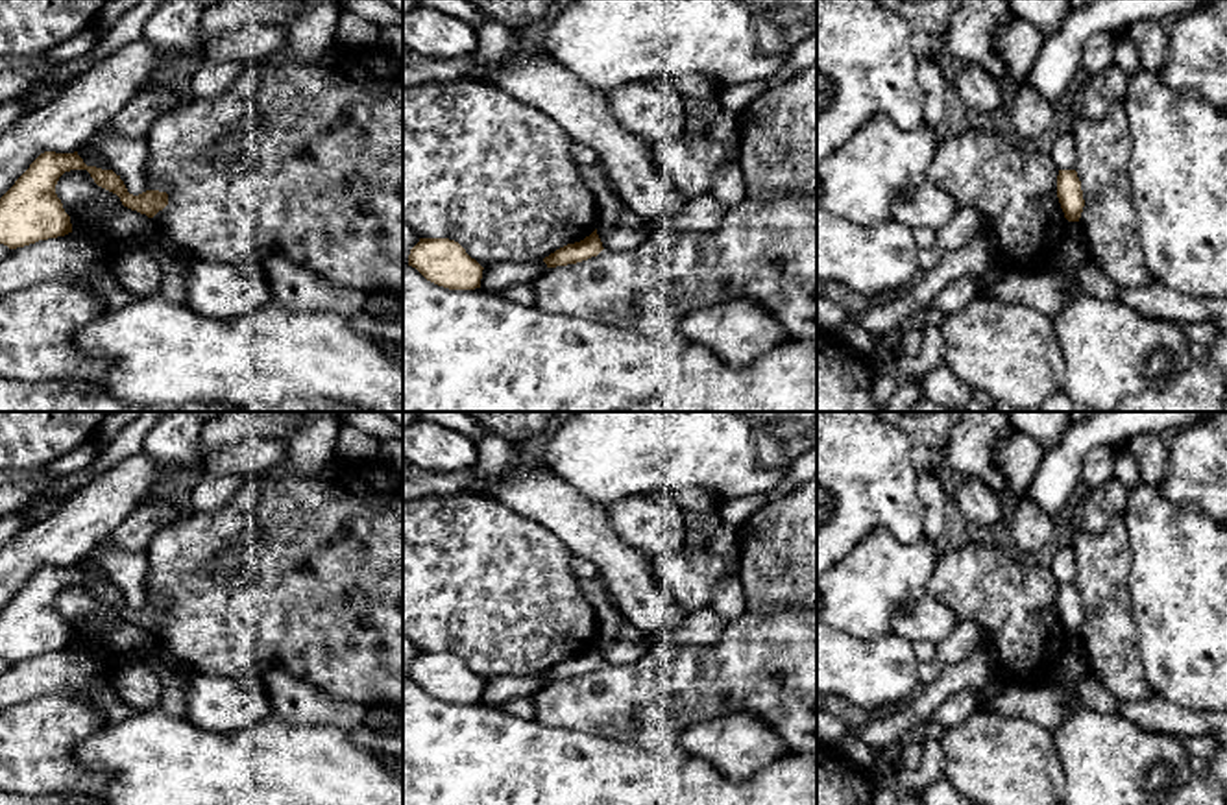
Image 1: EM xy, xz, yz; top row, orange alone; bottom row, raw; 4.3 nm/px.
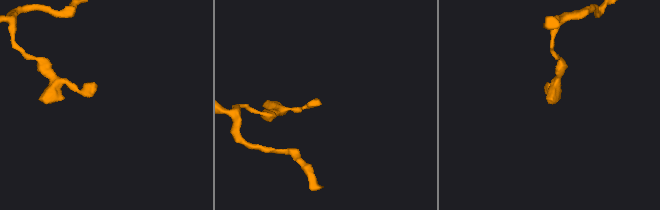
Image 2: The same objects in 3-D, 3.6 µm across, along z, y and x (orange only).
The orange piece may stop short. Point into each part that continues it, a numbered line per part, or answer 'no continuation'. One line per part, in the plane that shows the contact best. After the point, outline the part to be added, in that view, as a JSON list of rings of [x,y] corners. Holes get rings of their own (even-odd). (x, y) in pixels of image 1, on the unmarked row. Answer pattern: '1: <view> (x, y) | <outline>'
no continuation

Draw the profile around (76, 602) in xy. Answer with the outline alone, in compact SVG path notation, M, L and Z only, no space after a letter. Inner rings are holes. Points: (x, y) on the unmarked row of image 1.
M87 583L65 585L55 598L55 607L65 626L70 630L72 646L83 648L103 661L105 687L111 691L109 674L118 665L120 657L105 648L103 633L92 631L89 620L94 619L102 624L116 624L124 620L120 611L98 600Z

